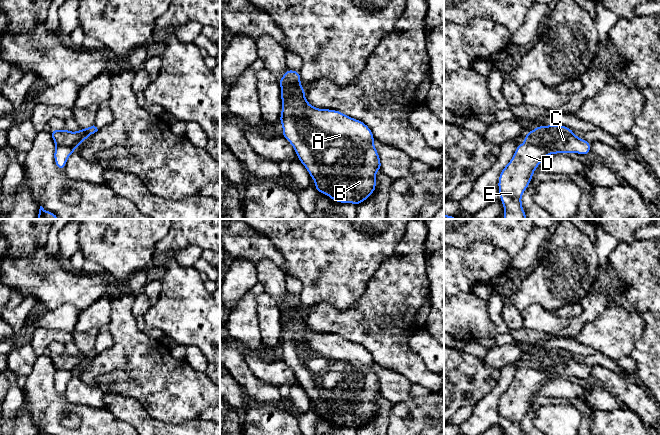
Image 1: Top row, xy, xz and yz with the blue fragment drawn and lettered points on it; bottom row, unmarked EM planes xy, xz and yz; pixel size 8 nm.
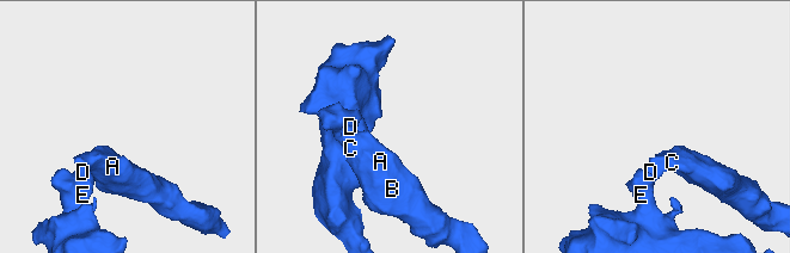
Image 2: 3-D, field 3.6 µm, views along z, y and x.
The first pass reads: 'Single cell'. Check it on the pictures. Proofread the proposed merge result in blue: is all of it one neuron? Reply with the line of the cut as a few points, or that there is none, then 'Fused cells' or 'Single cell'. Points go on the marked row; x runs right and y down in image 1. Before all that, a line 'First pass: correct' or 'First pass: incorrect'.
First pass: incorrect
Split along xz (279, 79), (283, 86), (299, 83). Fused cells

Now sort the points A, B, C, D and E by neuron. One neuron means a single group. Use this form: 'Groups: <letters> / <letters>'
Groups: A B C / D E

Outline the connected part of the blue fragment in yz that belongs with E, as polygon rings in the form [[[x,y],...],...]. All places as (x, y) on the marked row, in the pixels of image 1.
[[[518,144],[498,180],[499,197],[505,209],[503,219],[527,219],[521,197],[529,186],[535,169],[547,156],[548,153],[542,147]]]

